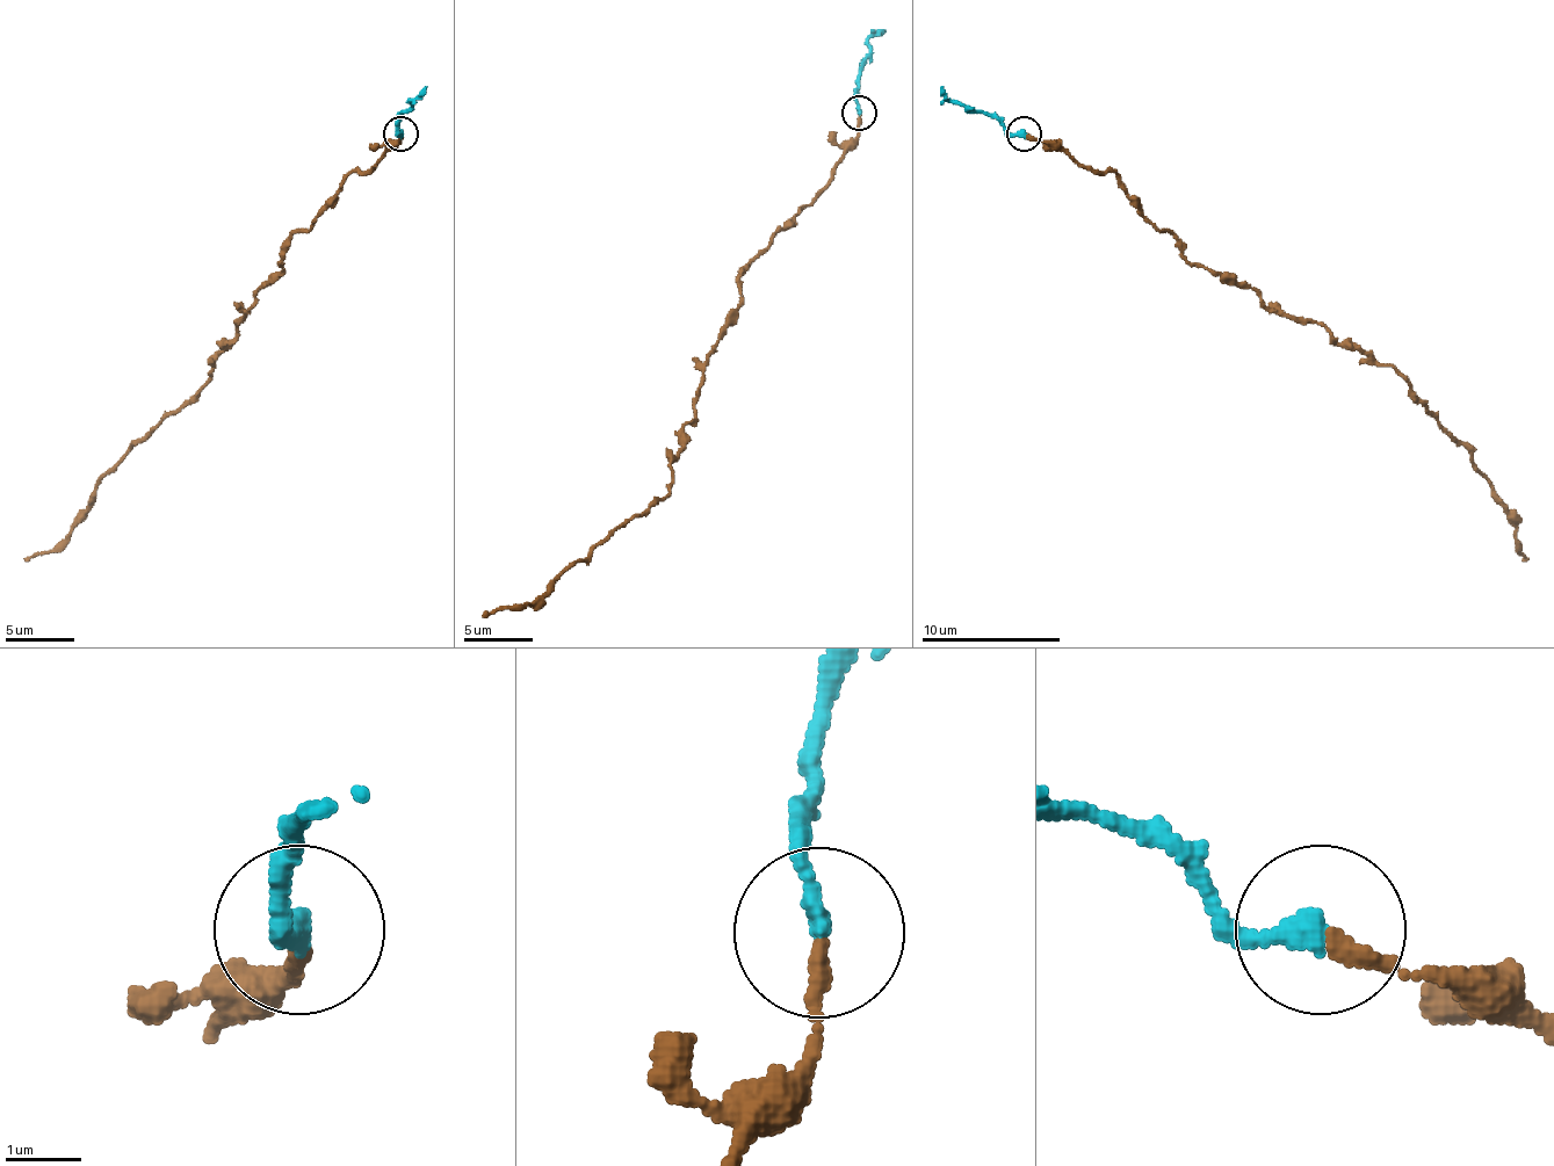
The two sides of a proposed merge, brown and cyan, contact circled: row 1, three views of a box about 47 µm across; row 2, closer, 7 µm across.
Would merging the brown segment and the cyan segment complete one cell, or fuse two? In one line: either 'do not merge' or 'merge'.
merge

